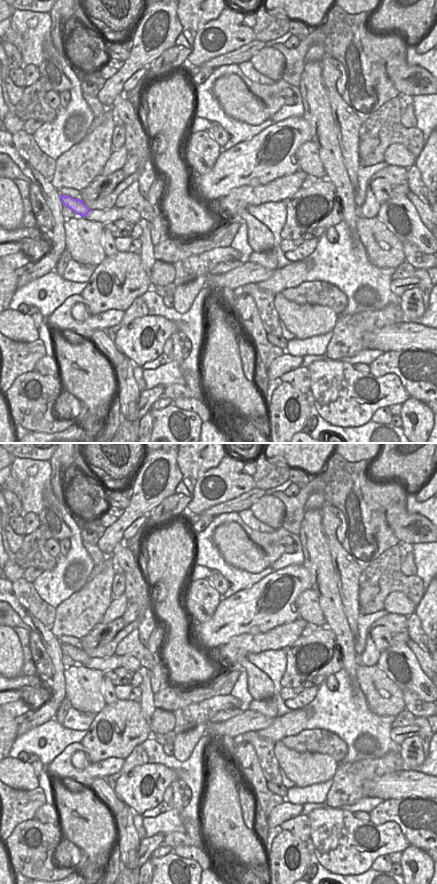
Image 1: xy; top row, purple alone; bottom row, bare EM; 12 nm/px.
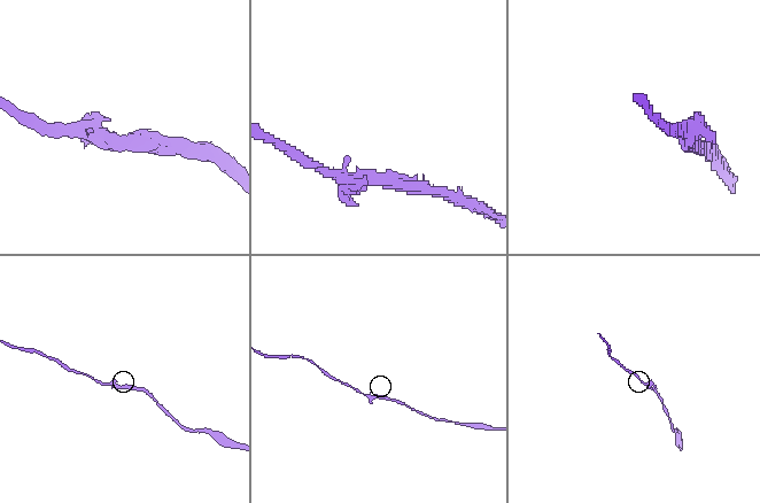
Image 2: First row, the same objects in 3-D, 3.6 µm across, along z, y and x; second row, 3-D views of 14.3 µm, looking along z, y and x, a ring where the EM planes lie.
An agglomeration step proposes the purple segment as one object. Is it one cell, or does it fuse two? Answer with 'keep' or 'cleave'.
keep

